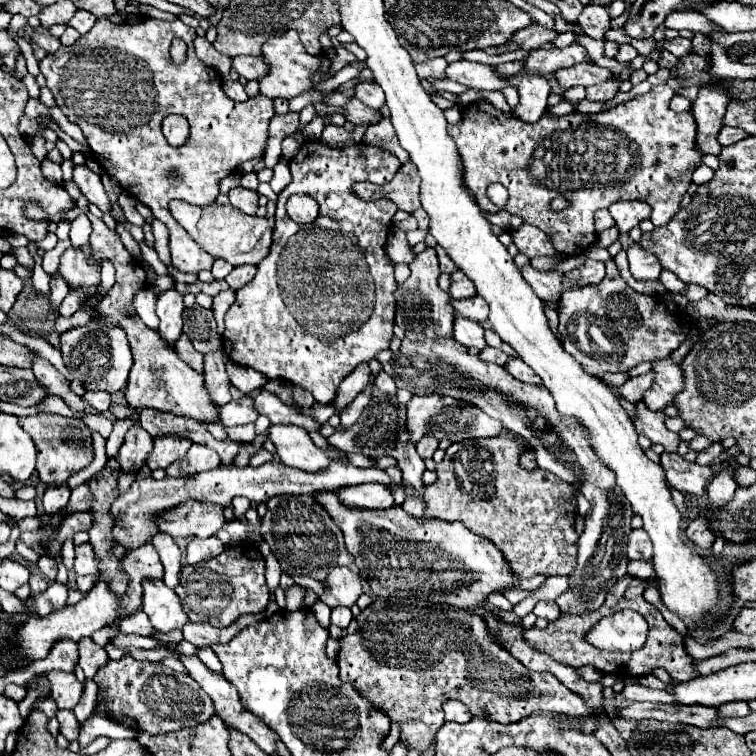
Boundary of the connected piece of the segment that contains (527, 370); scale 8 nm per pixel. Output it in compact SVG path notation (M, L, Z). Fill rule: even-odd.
M510 357L508 363L504 365L504 369L506 369L512 377L516 377L516 379L520 379L520 381L524 381L524 383L540 385L540 377L538 377L538 375L532 371L532 367L528 367L520 357Z

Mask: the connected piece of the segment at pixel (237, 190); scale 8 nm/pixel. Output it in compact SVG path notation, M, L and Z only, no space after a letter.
M234 187L234 189L230 189L228 197L230 197L232 207L244 211L246 215L254 215L258 209L258 193L256 191L250 191L244 187Z

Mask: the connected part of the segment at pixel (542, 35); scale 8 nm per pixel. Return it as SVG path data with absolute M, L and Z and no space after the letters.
M532 23L530 27L516 31L516 35L512 35L510 41L516 43L520 47L520 51L528 51L530 53L534 49L540 49L546 43L552 43L556 37L558 37L558 31L540 29L536 23Z

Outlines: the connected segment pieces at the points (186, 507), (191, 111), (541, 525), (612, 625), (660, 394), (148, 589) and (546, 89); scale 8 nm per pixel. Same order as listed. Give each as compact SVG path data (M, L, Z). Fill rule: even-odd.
M186 501L160 517L160 531L172 537L212 537L226 523L224 509L212 503Z
M144 17L144 21L138 21L136 25L116 25L110 19L98 19L96 25L76 41L76 45L60 47L56 53L50 53L40 61L40 71L48 81L48 89L52 91L56 105L62 109L68 121L76 123L82 129L102 169L110 177L114 177L126 193L150 207L154 217L168 227L172 265L184 273L198 273L202 269L210 269L214 257L208 255L184 231L184 227L176 223L176 219L168 211L168 203L172 199L182 199L190 205L200 207L214 203L220 193L218 185L222 177L230 175L236 167L240 167L240 163L260 159L264 155L268 143L268 125L274 117L274 101L264 95L250 97L244 103L232 101L222 91L222 77L196 57L194 39L196 31L182 21L160 21ZM176 37L188 45L186 59L180 65L176 65L170 57L170 43ZM172 113L186 117L192 127L192 141L182 147L170 147L160 129L162 119ZM172 167L178 169L176 179L168 175Z
M502 431L496 437L480 437L464 443L452 443L446 449L446 457L436 465L438 481L428 485L424 491L424 501L428 505L424 517L462 521L478 535L484 535L504 553L512 571L520 579L538 573L570 575L576 569L578 551L578 533L574 529L576 489L544 469L524 471L524 467L520 467L520 455L524 455L524 447L528 447L528 443L522 439L522 435L516 435L512 431Z
M624 609L600 619L586 633L586 641L604 651L636 651L644 645L647 635L644 617L632 609Z
M670 357L662 361L654 361L656 379L654 385L644 393L644 403L652 411L662 411L664 407L674 403L676 393L684 389L684 373L678 363L674 363Z
M144 579L144 613L160 633L182 629L188 623L180 597L162 579Z
M514 75L510 77L510 83L518 89L520 93L520 105L518 105L518 117L524 119L526 123L536 123L540 115L546 111L548 95L550 95L550 85L542 75Z

